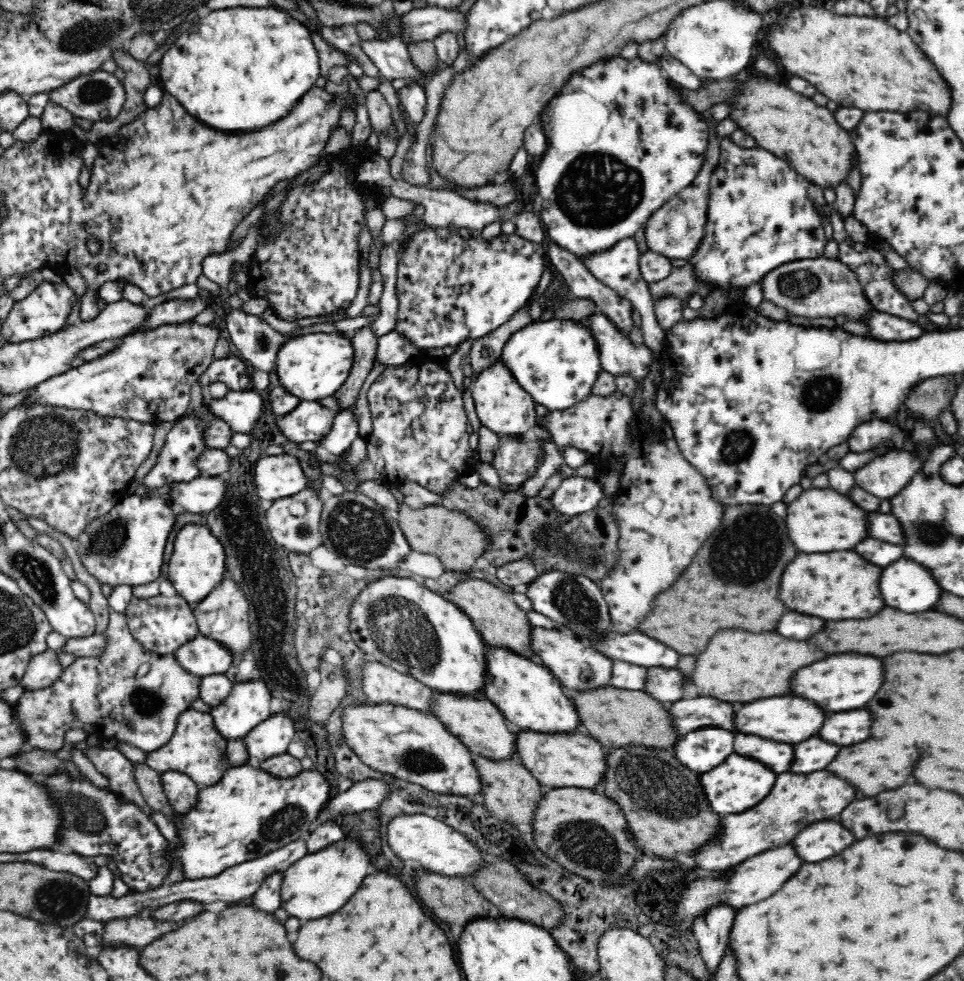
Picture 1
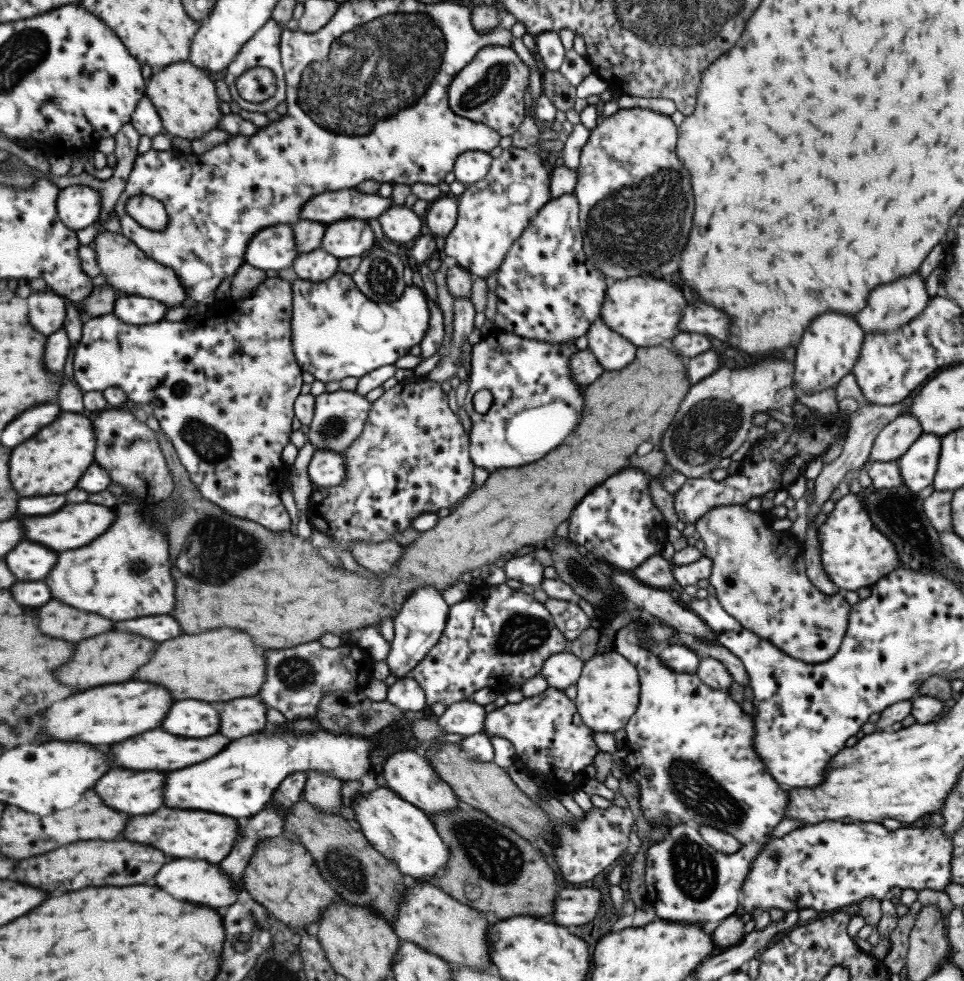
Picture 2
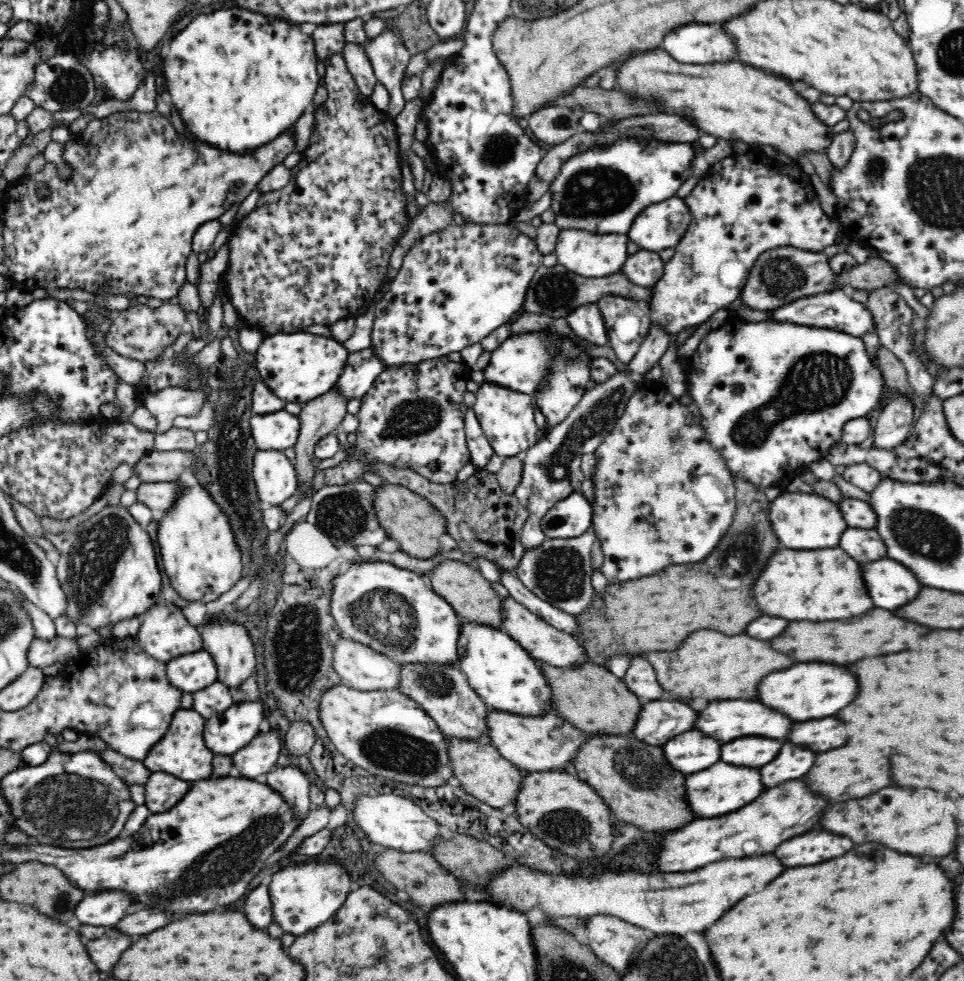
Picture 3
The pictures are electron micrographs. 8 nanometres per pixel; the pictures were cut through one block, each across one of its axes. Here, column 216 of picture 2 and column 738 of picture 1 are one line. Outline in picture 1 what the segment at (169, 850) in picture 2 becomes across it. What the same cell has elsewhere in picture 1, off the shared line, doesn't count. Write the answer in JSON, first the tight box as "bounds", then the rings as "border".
{"bounds":[696,770,856,870],"border":[[[818,770],[812,774],[778,774],[776,786],[760,804],[744,814],[732,814],[722,822],[722,834],[716,842],[704,846],[696,856],[696,866],[708,870],[726,870],[734,864],[744,862],[764,850],[784,846],[806,826],[816,820],[838,816],[856,798],[856,788],[852,788],[842,778],[836,778],[828,770]]]}

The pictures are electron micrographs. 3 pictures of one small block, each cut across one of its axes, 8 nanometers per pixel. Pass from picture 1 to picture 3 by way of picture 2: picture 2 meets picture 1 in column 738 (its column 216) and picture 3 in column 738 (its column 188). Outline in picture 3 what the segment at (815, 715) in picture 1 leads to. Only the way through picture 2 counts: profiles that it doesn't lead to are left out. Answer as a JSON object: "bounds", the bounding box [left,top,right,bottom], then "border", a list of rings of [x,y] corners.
{"bounds":[696,700,792,742],"border":[[[730,700],[730,702],[710,702],[702,712],[700,720],[696,722],[696,728],[702,730],[704,734],[720,740],[720,742],[730,742],[734,738],[746,736],[746,734],[760,734],[766,738],[774,738],[784,742],[784,738],[792,730],[792,720],[762,702],[750,702],[750,700]]]}

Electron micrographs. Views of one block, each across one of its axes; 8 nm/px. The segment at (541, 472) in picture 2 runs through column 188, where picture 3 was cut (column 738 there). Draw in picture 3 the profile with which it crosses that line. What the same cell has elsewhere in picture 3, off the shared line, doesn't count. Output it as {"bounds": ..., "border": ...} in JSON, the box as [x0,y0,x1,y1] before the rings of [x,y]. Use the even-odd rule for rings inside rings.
{"bounds":[572,476,780,665],"border":[[[743,476],[734,478],[734,520],[717,548],[702,562],[670,565],[664,568],[664,574],[656,574],[652,578],[642,577],[636,582],[610,584],[606,586],[603,597],[594,594],[592,604],[574,616],[578,621],[578,634],[572,636],[584,647],[590,662],[602,665],[612,654],[620,654],[620,648],[634,654],[642,654],[646,650],[676,650],[692,632],[700,628],[720,630],[724,634],[742,634],[752,620],[762,616],[756,600],[752,598],[752,586],[762,574],[770,556],[780,548],[780,542],[774,536],[768,520],[770,501],[765,492]],[[754,546],[758,550],[756,554],[744,552],[746,548],[752,550]],[[716,588],[724,598],[736,600],[736,604],[722,604],[716,600]],[[600,598],[606,598],[606,604]]]}

